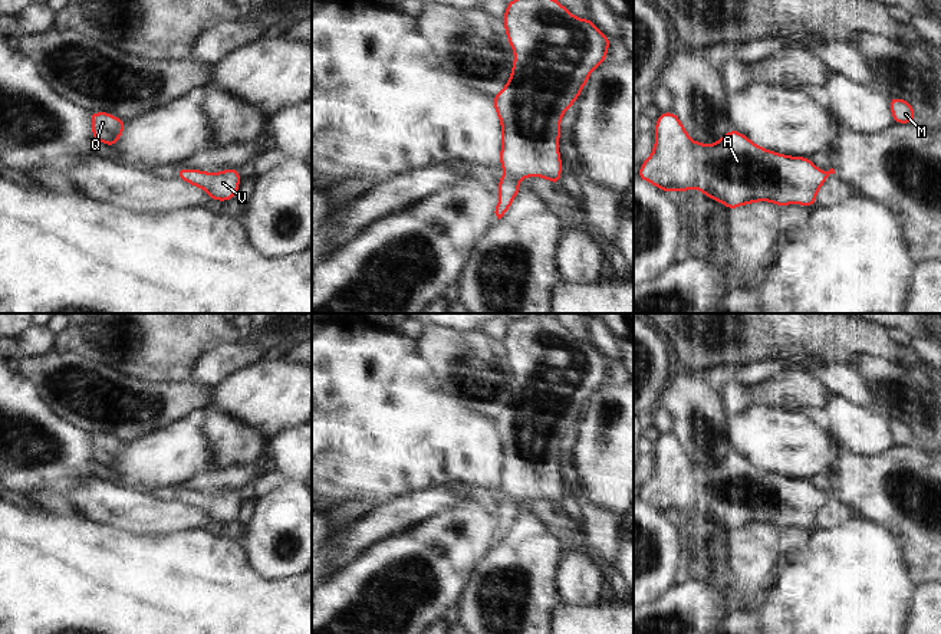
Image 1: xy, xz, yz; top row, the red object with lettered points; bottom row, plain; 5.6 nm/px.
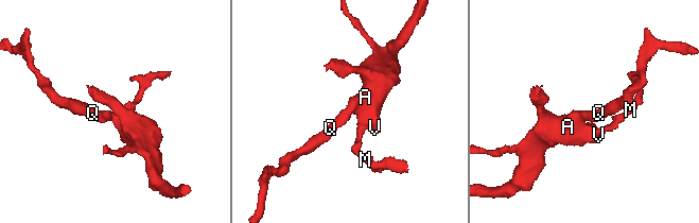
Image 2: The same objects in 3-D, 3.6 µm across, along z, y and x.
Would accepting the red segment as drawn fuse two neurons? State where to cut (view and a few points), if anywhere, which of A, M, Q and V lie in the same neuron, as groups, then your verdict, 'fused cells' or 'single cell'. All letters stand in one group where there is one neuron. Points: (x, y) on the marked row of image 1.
no cut; A M Q V; single cell

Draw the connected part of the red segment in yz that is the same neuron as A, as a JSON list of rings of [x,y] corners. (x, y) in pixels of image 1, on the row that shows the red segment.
[[[672,112],[655,121],[655,145],[638,178],[661,191],[697,188],[730,211],[759,201],[816,206],[816,194],[835,170],[823,171],[810,158],[759,147],[737,129],[713,145],[692,141]]]

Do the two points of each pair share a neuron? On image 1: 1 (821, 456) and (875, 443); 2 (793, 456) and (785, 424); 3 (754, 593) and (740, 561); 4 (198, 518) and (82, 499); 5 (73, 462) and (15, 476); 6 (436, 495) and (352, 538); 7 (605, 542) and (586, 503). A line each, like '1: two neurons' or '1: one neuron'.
1: two neurons
2: one neuron
3: one neuron
4: one neuron
5: one neuron
6: one neuron
7: one neuron

